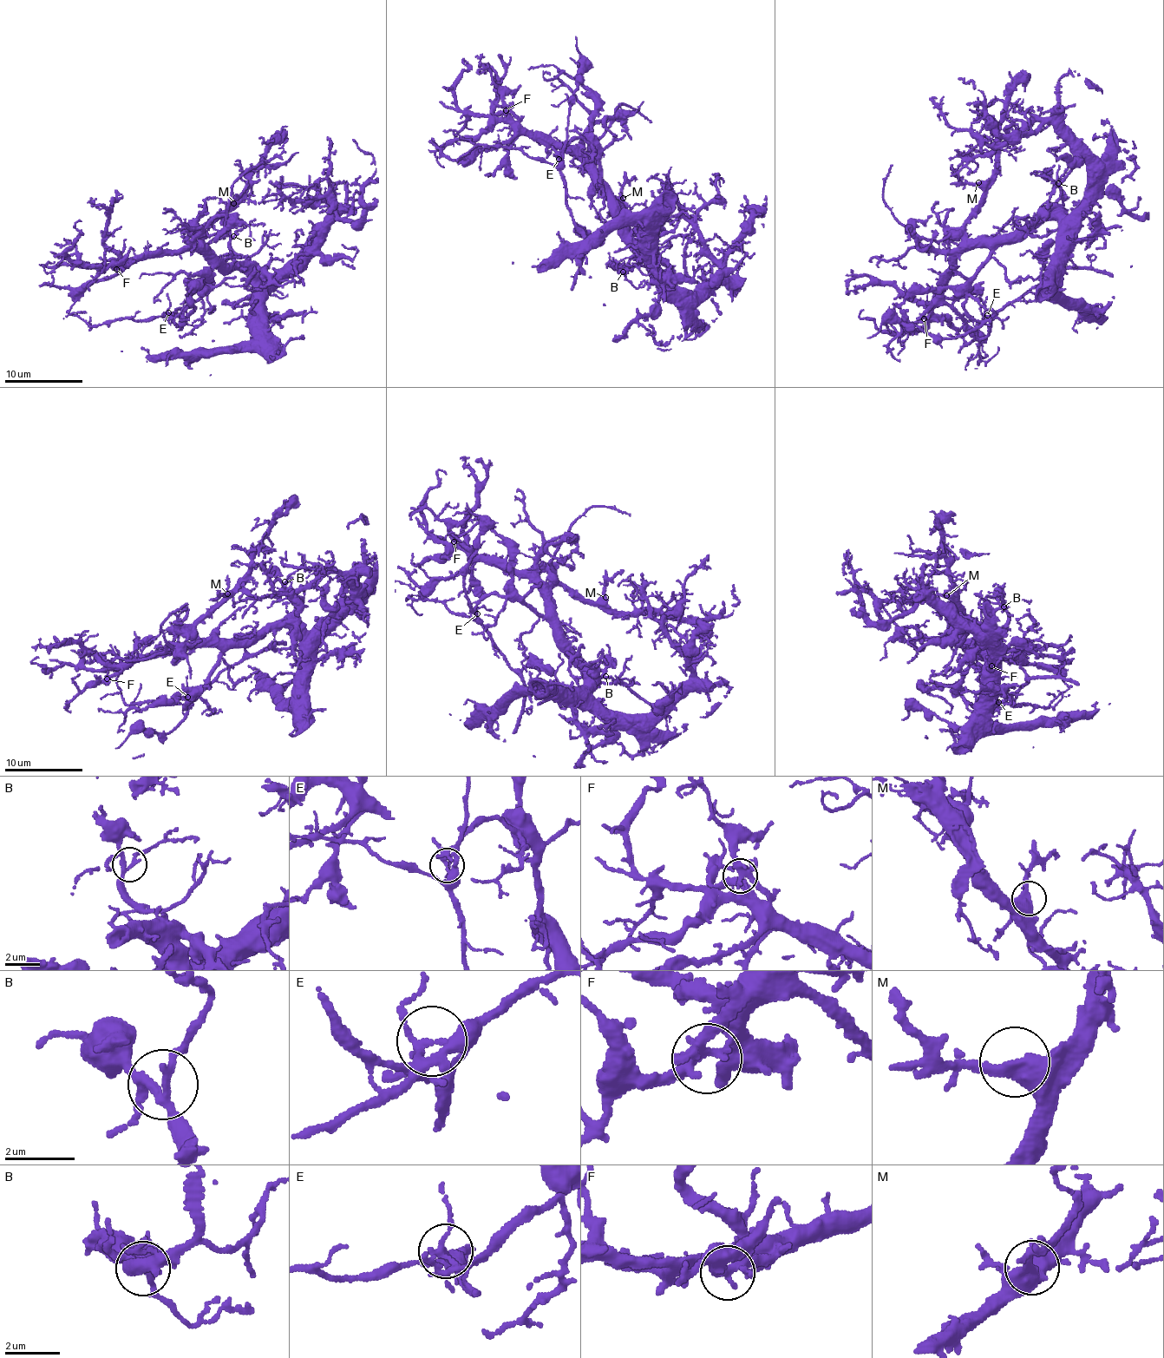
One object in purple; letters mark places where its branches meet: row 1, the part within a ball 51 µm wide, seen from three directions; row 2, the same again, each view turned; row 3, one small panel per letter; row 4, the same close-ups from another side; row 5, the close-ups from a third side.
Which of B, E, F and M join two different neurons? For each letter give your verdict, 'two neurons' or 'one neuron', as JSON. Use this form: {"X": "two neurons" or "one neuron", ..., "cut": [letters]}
{"B": "one neuron", "E": "two neurons", "F": "one neuron", "M": "one neuron", "cut": ["E"]}

